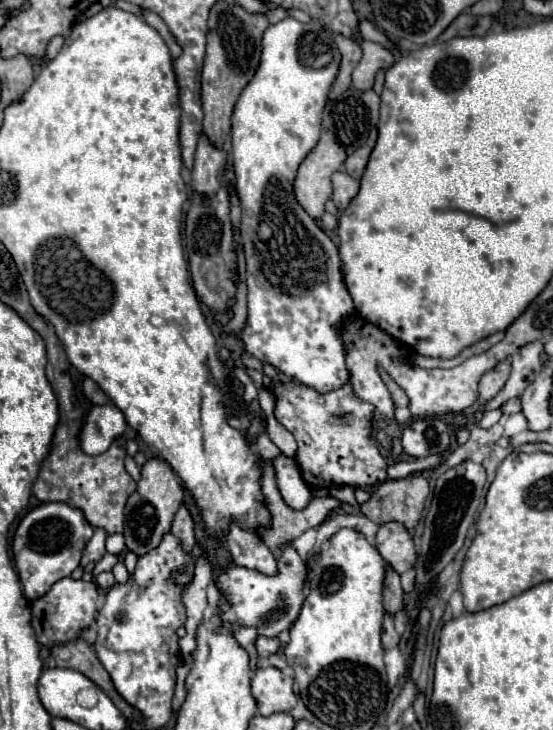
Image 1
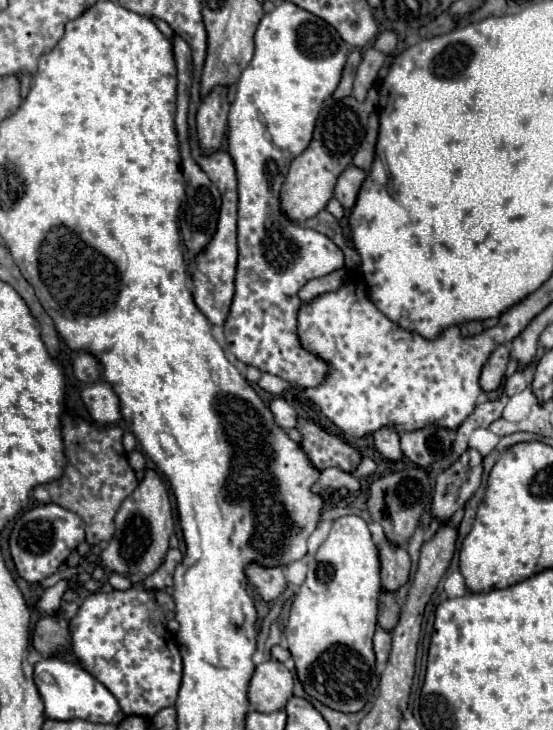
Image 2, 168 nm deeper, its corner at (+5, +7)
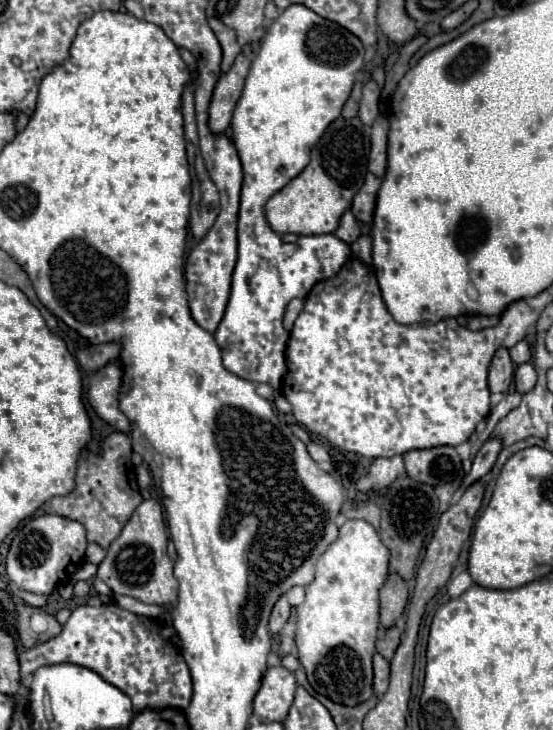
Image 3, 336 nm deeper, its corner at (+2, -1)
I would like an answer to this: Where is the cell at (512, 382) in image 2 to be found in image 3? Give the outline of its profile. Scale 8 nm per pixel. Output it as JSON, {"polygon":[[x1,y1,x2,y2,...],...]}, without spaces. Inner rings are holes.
{"polygon":[[519,364,515,368,515,388,517,392,529,392,535,384,537,376,535,376,535,368,531,364]]}

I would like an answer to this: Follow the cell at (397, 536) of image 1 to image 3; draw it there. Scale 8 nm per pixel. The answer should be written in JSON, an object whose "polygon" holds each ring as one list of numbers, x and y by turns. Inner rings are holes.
{"polygon":[[391,574,381,588,381,630,395,626,405,610,407,596,409,592,405,582,397,574]]}

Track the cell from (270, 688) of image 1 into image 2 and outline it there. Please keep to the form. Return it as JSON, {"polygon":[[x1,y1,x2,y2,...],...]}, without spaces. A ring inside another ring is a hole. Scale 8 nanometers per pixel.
{"polygon":[[266,660,256,666,248,700,250,706,258,712,276,712,284,710,286,702,292,698,292,674,278,660]]}

